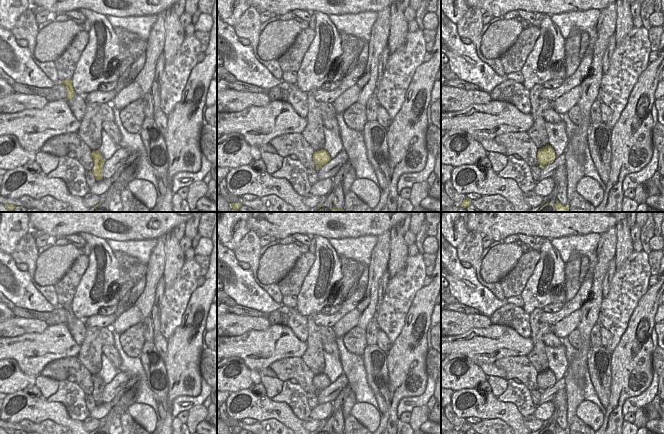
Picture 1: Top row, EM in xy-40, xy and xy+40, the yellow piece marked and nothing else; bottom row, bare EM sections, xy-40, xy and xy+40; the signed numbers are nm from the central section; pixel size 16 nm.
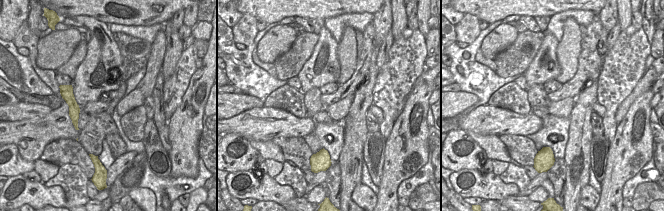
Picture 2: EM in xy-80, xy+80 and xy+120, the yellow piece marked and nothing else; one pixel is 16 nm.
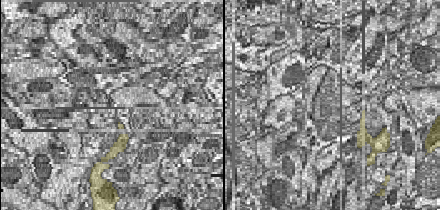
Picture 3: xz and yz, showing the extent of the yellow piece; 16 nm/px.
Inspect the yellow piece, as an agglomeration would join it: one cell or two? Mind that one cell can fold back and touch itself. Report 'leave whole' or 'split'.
split

